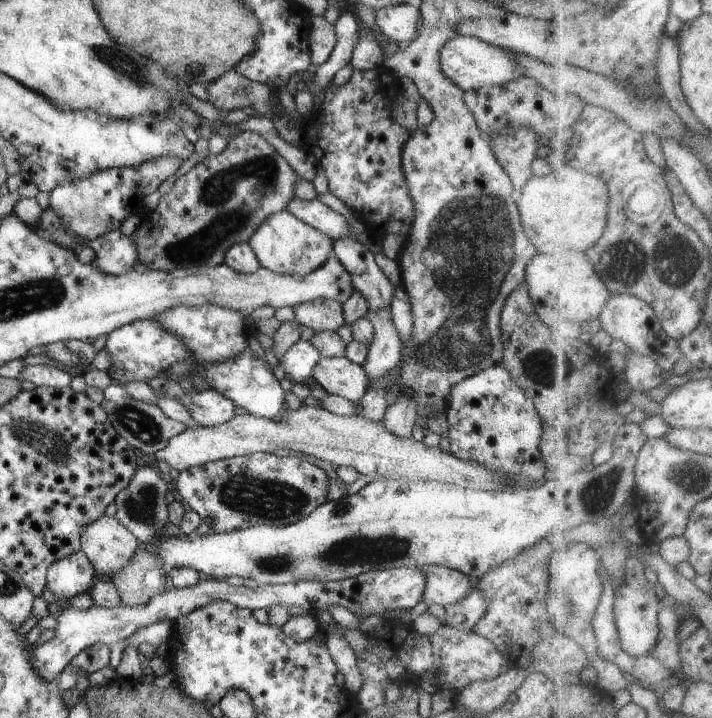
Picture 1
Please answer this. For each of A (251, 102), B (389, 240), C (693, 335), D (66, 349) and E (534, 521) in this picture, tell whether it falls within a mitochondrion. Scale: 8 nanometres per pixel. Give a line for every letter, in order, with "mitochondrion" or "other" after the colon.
A: mitochondrion
B: other
C: other
D: other
E: other

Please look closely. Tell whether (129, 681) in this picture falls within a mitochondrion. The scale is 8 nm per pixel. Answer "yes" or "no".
no

